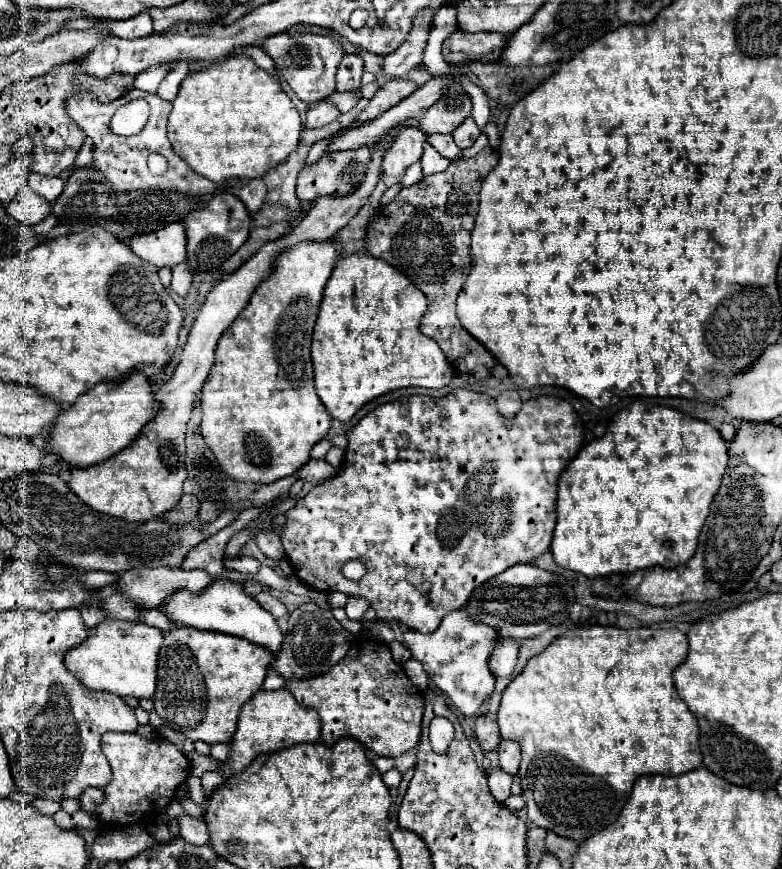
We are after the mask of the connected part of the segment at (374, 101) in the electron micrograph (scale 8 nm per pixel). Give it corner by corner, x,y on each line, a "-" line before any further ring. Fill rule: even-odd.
389,80
385,82
377,92
375,96
369,100
369,104
359,112
359,116
355,118
355,126
363,126
365,122
371,122
375,118
379,118
379,114
387,112
391,106
399,104
403,98
411,96
415,90
415,84
413,82
407,82
407,80

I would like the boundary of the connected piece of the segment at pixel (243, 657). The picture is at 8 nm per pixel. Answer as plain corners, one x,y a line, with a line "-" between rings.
175,626
163,636
163,646
159,652
159,682
153,698
155,712
161,716
165,726
185,734
189,740
203,740
207,744
229,742
237,730
241,706
255,692
261,690
271,662
273,654
269,650
263,650
261,646
255,646
243,638
187,626

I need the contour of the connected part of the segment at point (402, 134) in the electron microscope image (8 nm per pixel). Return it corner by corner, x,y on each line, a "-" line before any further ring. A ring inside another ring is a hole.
411,126
399,130
395,142
383,156
383,174
403,176
405,170
421,158
423,146
425,146
425,134
419,128

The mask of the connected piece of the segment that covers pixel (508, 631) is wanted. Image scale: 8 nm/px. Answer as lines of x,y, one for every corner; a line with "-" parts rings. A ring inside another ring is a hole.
515,564
477,586
471,592
465,610
471,620
495,628
501,638
523,640
539,636
553,626
561,626
573,604
575,594
565,578
541,570
535,564

